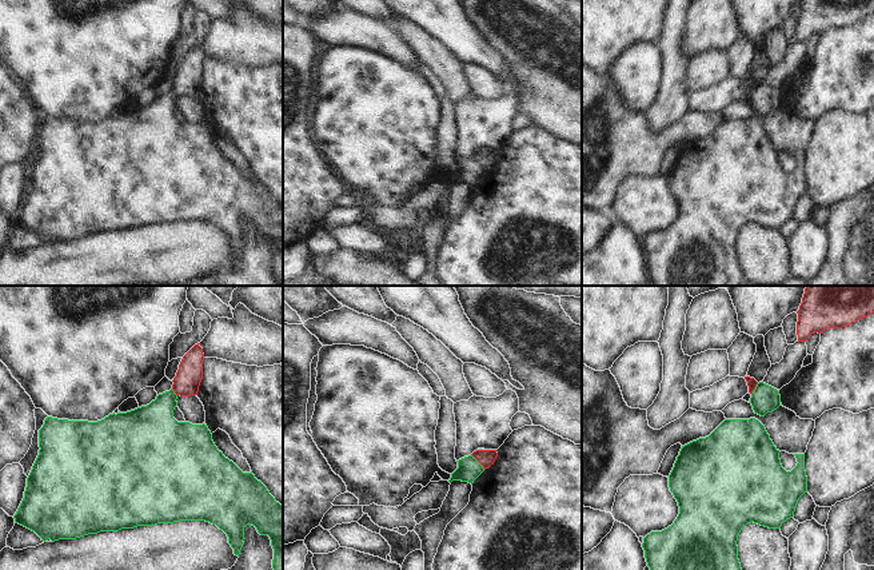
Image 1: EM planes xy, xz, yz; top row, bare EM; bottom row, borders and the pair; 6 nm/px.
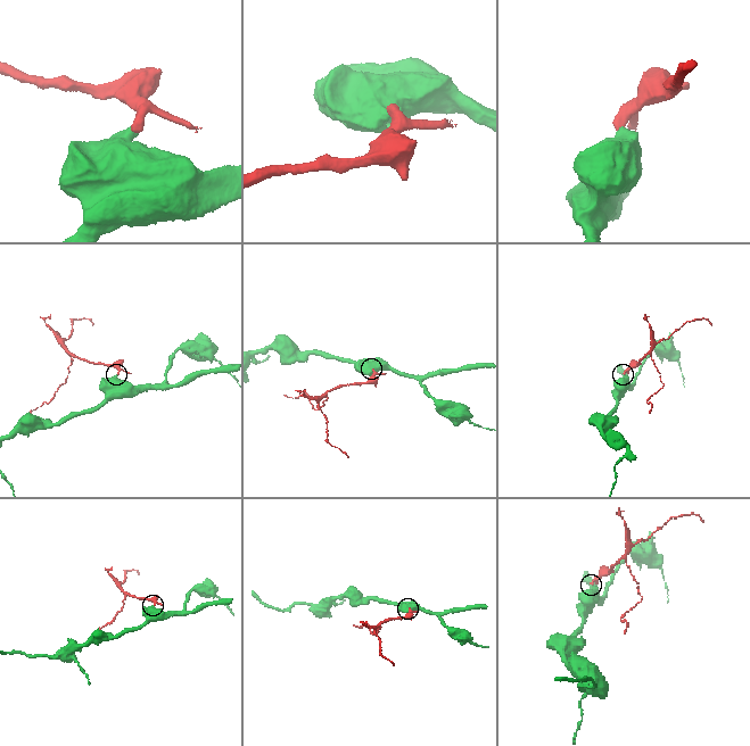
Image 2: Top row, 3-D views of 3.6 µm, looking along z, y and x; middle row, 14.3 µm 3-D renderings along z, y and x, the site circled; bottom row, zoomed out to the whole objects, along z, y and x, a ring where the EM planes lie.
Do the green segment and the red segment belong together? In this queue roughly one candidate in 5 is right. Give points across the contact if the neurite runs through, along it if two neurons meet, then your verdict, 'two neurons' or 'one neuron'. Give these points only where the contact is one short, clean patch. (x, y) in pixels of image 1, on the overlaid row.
border along xz (471, 454), (485, 469); two neurons

